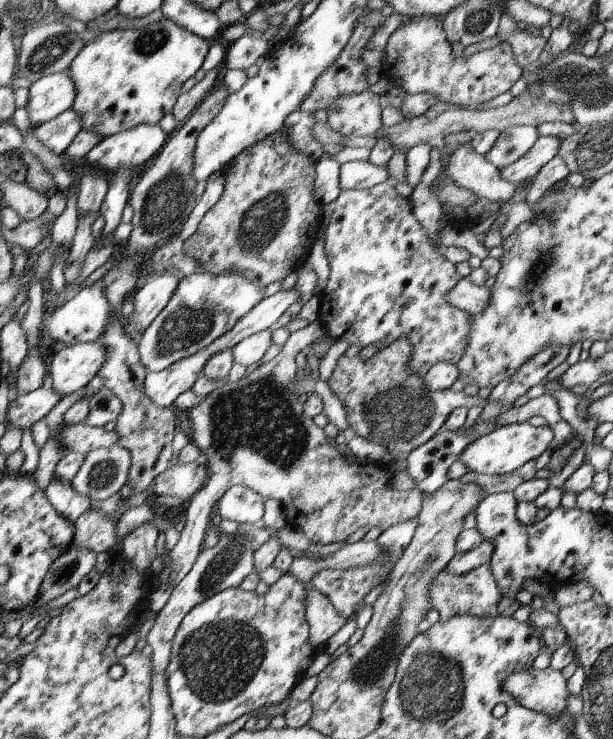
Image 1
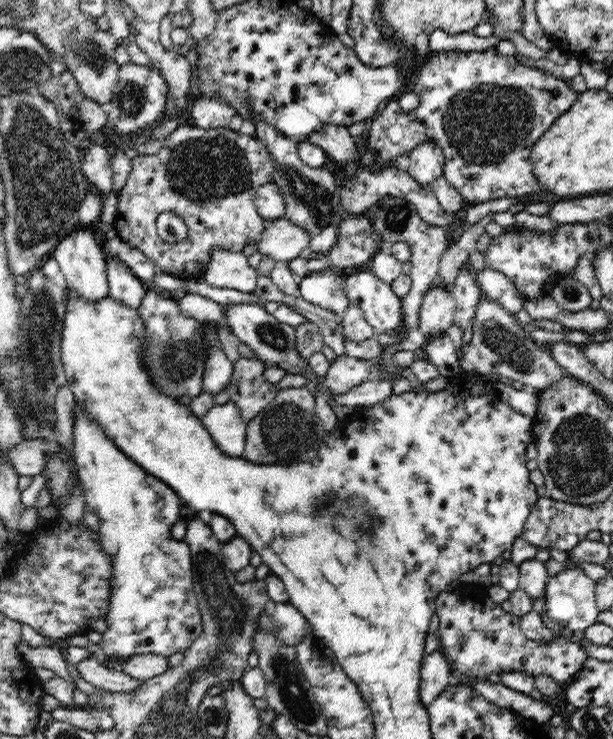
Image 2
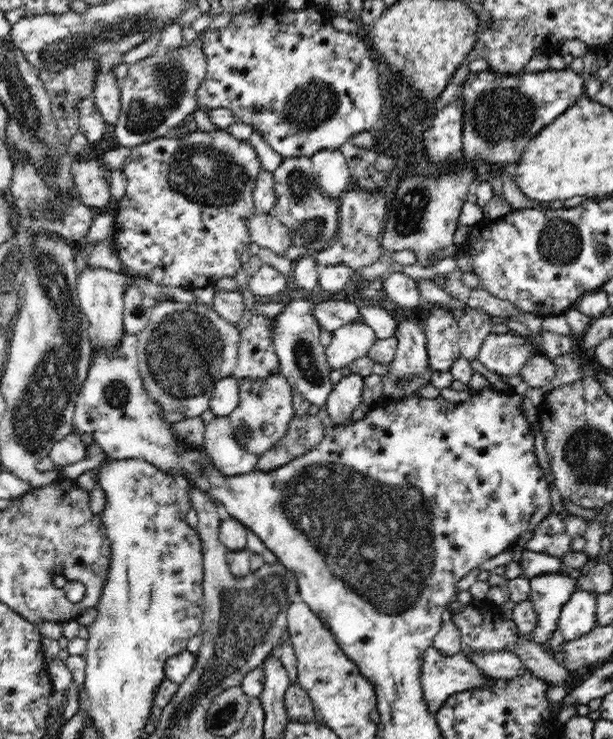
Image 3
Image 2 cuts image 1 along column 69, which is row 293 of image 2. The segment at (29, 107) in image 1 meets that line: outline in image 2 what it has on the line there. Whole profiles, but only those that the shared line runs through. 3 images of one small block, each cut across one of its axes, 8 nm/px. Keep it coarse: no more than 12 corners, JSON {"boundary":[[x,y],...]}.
{"boundary":[[80,226],[50,254],[84,300],[110,296],[104,240]]}

